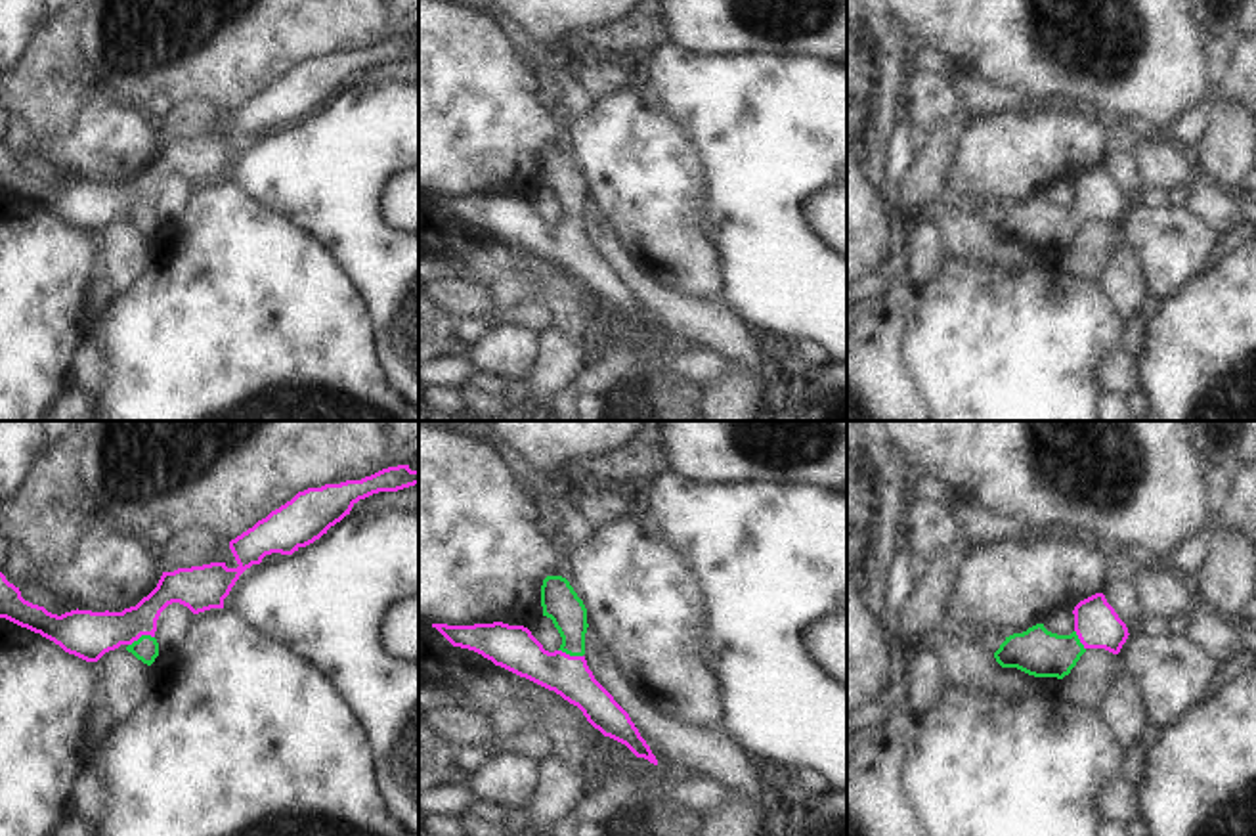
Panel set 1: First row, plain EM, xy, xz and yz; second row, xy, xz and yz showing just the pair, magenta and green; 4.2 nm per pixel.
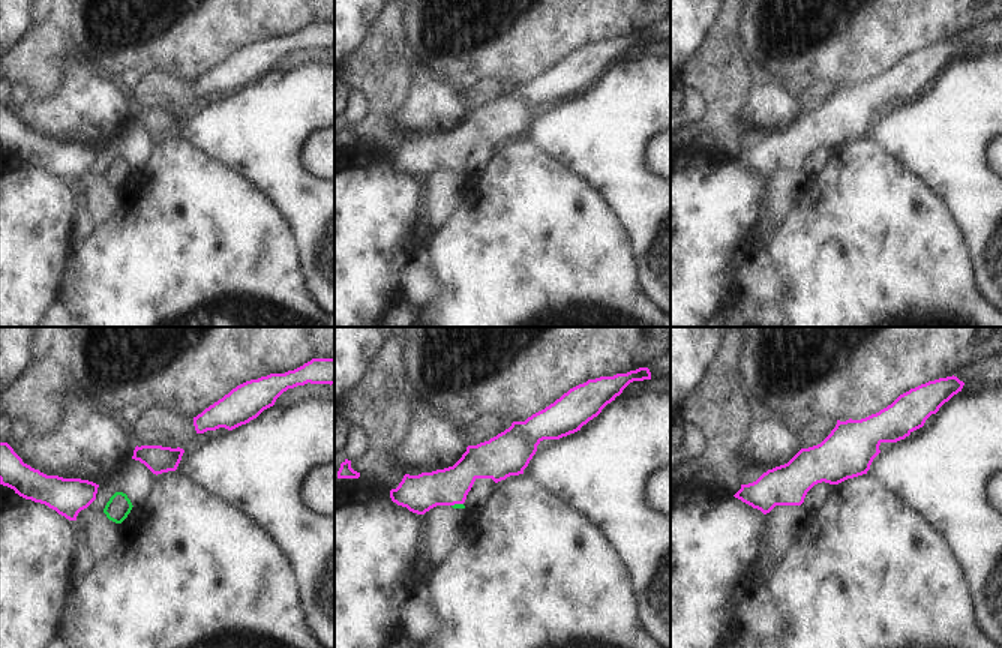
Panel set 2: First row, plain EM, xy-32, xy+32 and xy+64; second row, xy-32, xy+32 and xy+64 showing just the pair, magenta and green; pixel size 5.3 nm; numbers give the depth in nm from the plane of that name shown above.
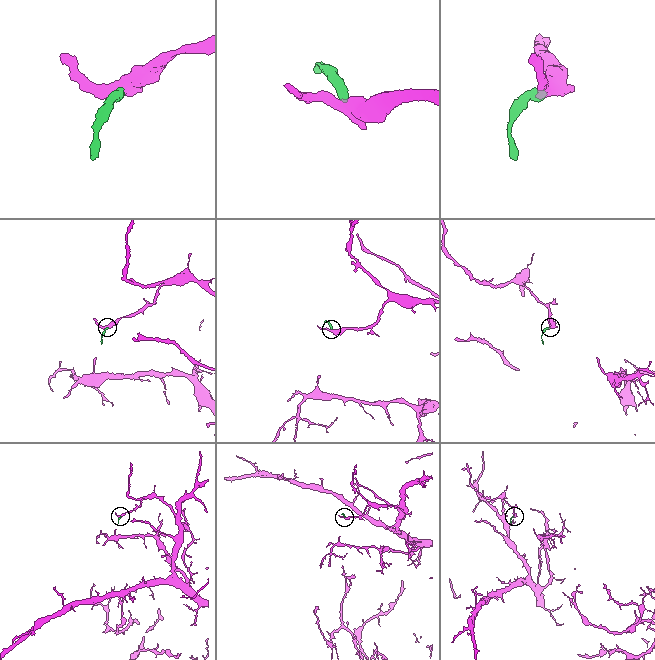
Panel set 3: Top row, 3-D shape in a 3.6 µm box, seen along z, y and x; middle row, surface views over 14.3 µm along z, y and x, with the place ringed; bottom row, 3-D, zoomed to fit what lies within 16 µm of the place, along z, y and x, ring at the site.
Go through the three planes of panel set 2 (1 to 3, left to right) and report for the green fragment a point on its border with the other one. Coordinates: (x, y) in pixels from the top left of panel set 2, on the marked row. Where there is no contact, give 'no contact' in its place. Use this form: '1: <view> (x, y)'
1: no contact
2: xy+32 (456, 503)
3: no contact

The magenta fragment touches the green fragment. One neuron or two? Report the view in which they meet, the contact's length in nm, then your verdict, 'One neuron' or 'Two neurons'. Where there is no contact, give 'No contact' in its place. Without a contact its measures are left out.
Touches magenta in xy. Shared border 120 nm. One neuron

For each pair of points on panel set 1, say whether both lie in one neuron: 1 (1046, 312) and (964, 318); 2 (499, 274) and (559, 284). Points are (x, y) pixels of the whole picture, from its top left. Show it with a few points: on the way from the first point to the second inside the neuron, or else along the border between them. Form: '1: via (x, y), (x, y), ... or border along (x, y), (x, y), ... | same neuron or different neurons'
1: via (1025, 318), (985, 318) | same neuron
2: via (515, 264), (534, 264), (543, 270) | same neuron

